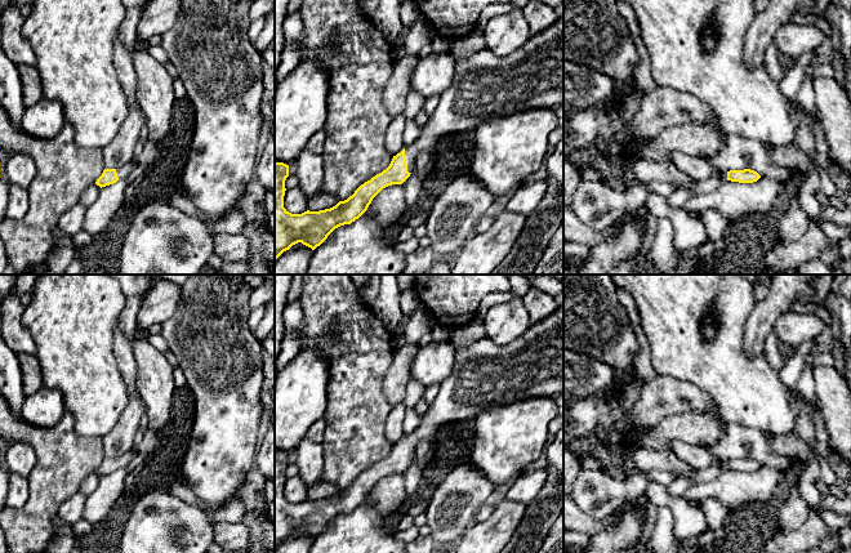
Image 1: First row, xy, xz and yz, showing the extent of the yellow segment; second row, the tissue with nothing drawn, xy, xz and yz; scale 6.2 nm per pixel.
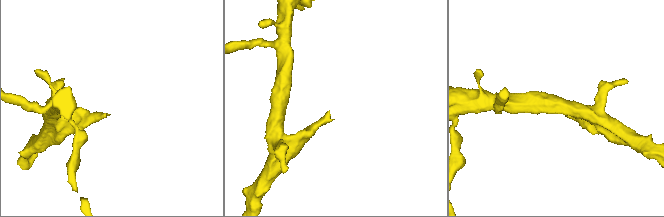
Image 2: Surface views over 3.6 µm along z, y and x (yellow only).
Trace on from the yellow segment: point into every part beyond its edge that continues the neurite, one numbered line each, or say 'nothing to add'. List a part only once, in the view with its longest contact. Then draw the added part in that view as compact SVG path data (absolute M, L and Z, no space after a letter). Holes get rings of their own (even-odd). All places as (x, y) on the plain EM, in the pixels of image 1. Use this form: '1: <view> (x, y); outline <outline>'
1: xz (485, 375); outline M558 306L548 318L531 324L507 345L485 336L456 348L451 375L440 383L440 391L418 429L405 436L407 460L416 459L419 441L432 442L444 425L473 420L480 412L535 397L552 398L558 412L563 414L563 306Z

